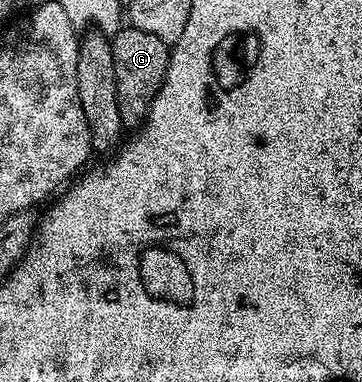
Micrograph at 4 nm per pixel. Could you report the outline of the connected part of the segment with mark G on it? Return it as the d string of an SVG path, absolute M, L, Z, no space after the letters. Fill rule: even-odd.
M131 27L117 29L111 34L110 40L114 51L114 79L118 83L120 114L125 126L143 126L168 70L169 42L158 39L158 35L150 35L150 31Z

